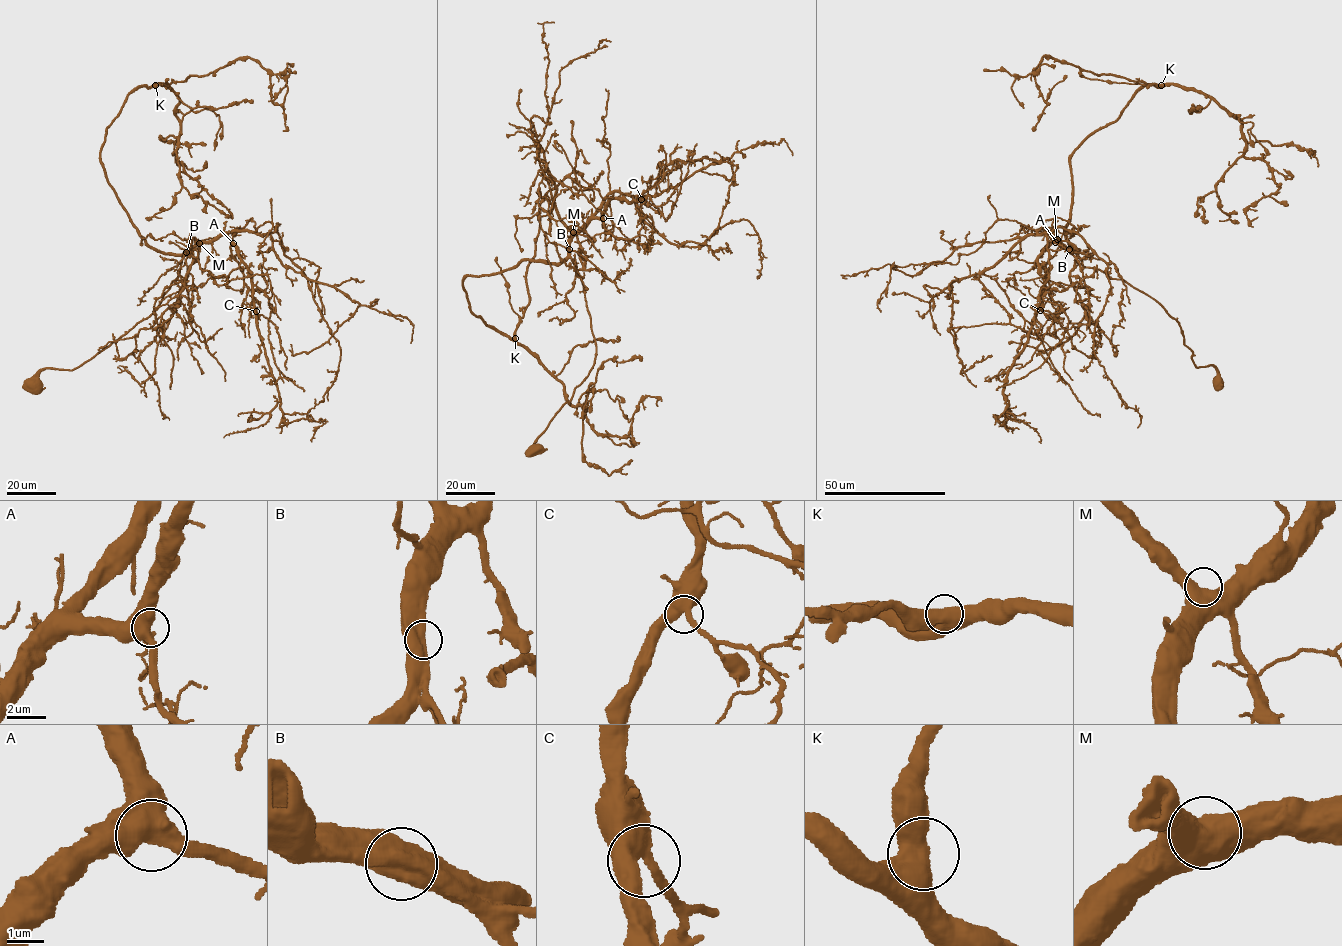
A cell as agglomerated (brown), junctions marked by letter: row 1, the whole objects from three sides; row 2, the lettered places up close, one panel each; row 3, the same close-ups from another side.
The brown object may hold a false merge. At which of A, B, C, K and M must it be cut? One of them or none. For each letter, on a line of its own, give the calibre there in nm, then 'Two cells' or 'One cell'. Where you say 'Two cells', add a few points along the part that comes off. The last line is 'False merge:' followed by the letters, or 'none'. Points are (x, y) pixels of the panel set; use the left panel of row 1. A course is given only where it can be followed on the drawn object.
A: Thickness 600 nm. One cell
B: Thickness 600 nm. One cell
C: Thickness 550 nm. One cell
K: Thickness 600 nm. One cell
M: Thickness 600 nm. One cell
False merge: none

